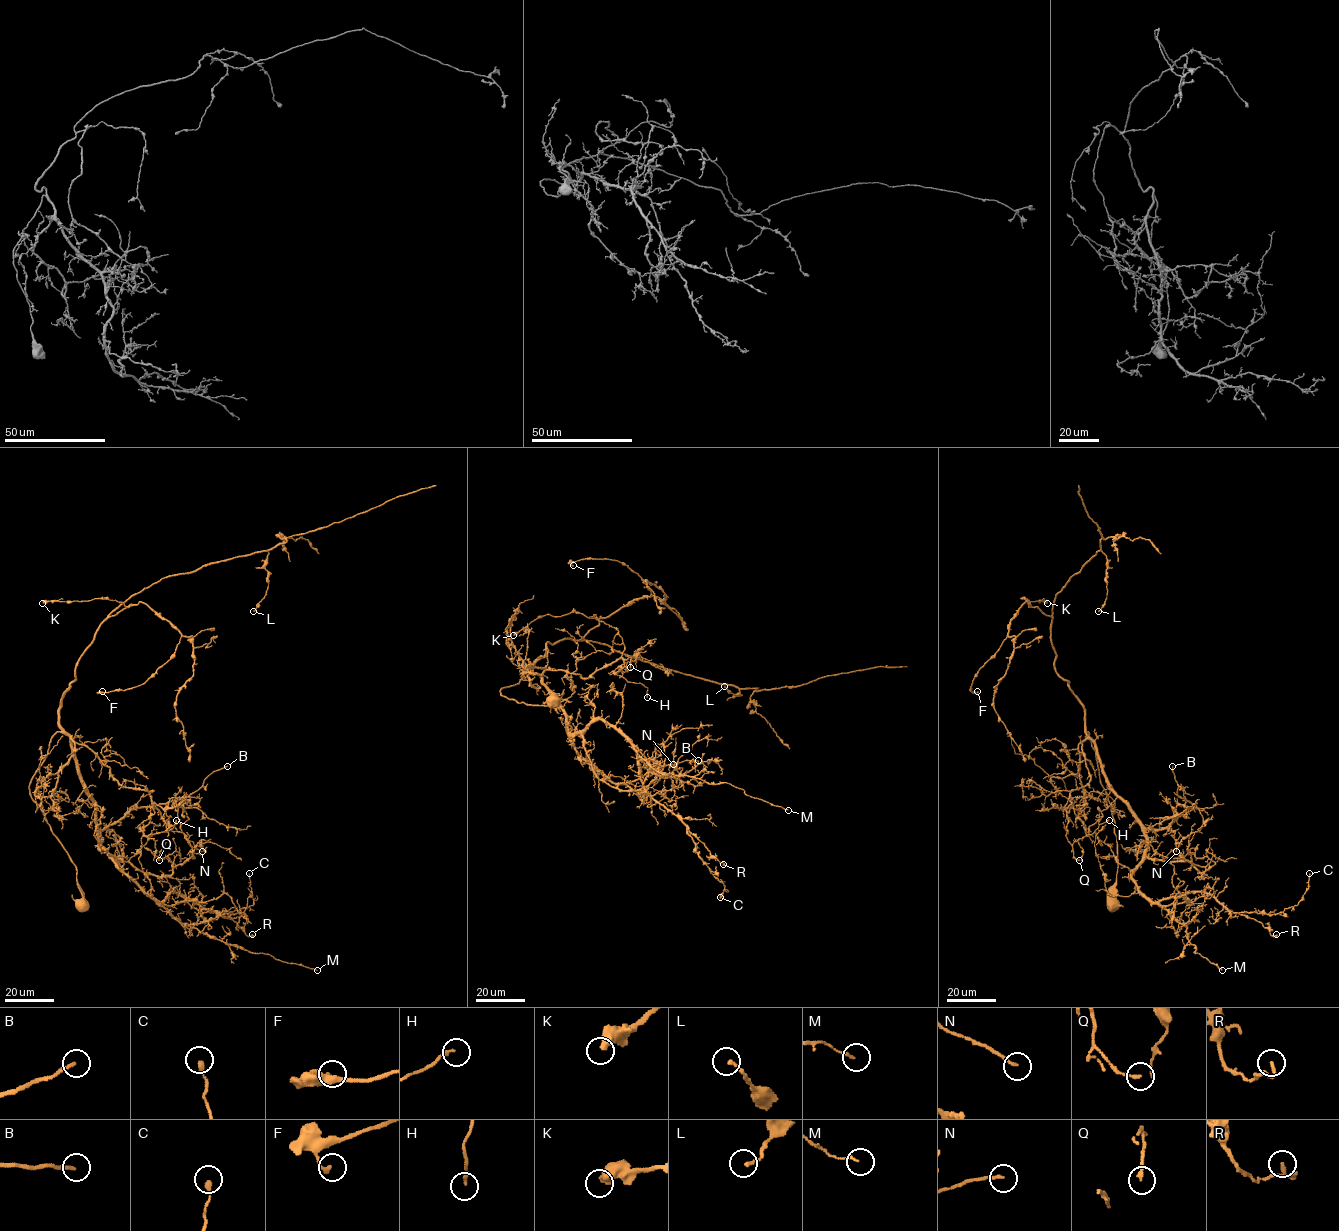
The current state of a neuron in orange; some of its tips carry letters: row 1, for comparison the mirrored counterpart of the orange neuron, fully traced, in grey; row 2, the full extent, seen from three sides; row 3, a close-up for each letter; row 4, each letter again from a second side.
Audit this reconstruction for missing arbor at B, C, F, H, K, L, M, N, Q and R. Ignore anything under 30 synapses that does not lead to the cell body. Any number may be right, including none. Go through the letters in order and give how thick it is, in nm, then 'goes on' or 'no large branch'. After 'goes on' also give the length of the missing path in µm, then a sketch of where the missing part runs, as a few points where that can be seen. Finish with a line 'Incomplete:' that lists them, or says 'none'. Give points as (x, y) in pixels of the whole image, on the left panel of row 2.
B: 190 nm | no large branch
C: 240 nm | no large branch
F: 220 nm | no large branch
H: 140 nm | no large branch
K: 460 nm | no large branch
L: 170 nm | no large branch
M: 120 nm | no large branch
N: 150 nm | no large branch
Q: 190 nm | no large branch
R: 160 nm | no large branch
Incomplete: none

